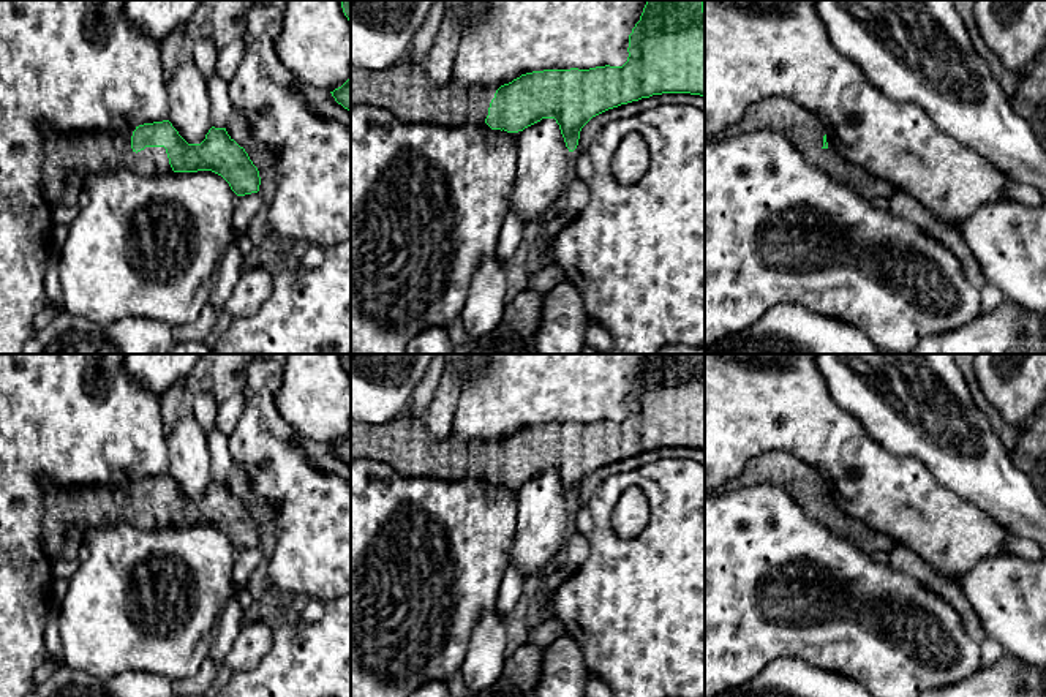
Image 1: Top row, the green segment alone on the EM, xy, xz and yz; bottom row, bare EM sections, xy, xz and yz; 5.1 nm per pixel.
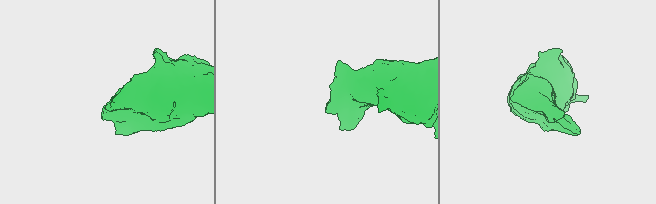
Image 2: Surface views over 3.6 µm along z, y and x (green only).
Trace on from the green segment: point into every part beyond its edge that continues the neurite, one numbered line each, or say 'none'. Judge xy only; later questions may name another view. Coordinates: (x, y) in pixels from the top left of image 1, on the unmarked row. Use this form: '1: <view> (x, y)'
1: xy (86, 508)

